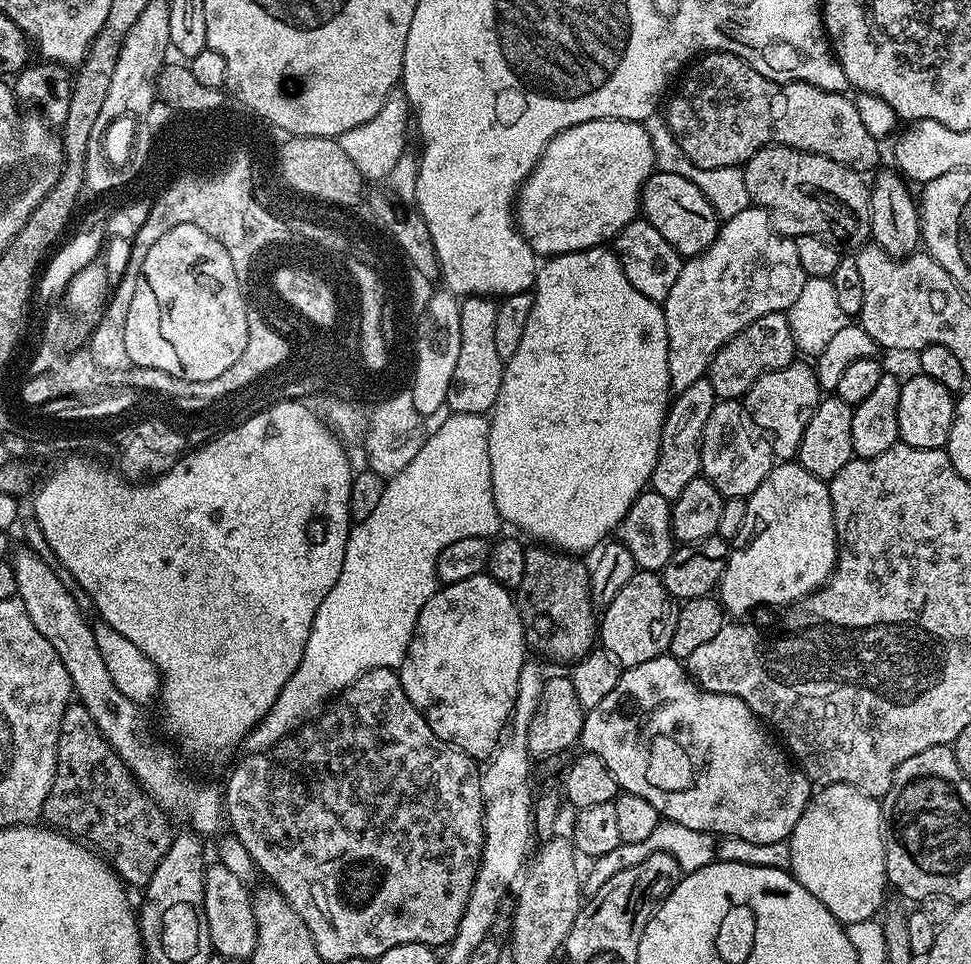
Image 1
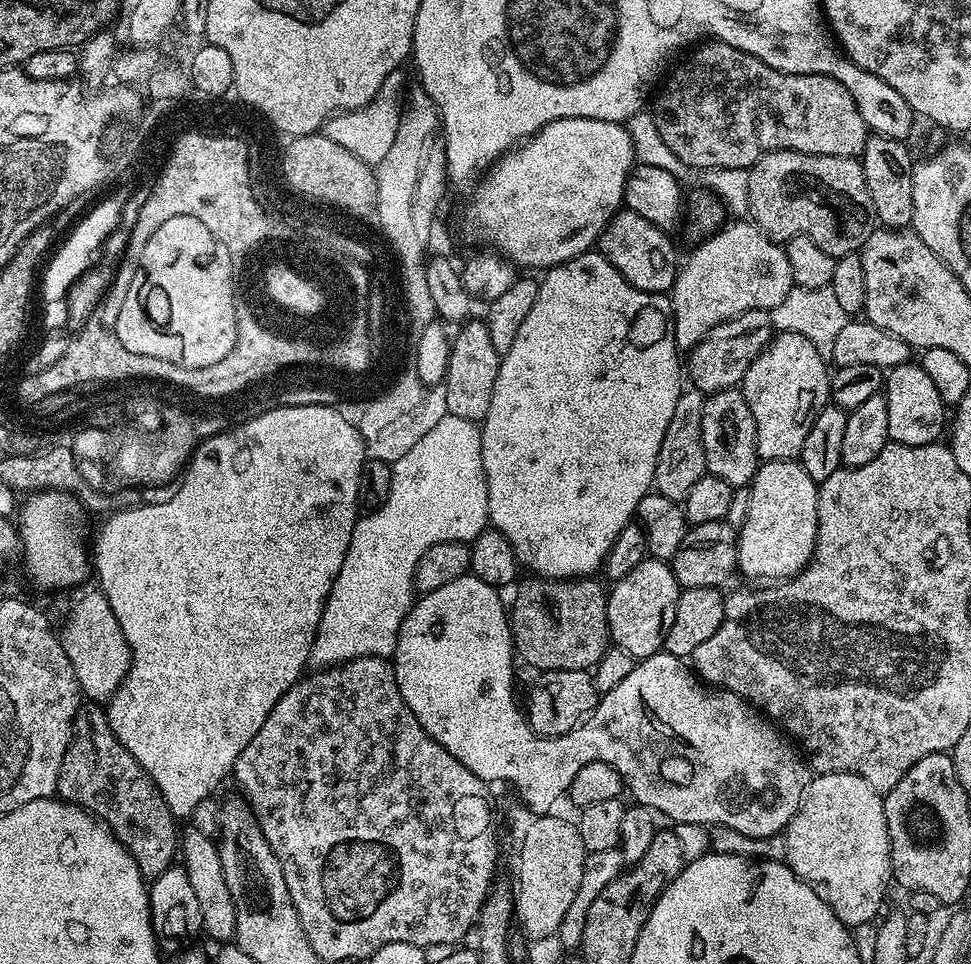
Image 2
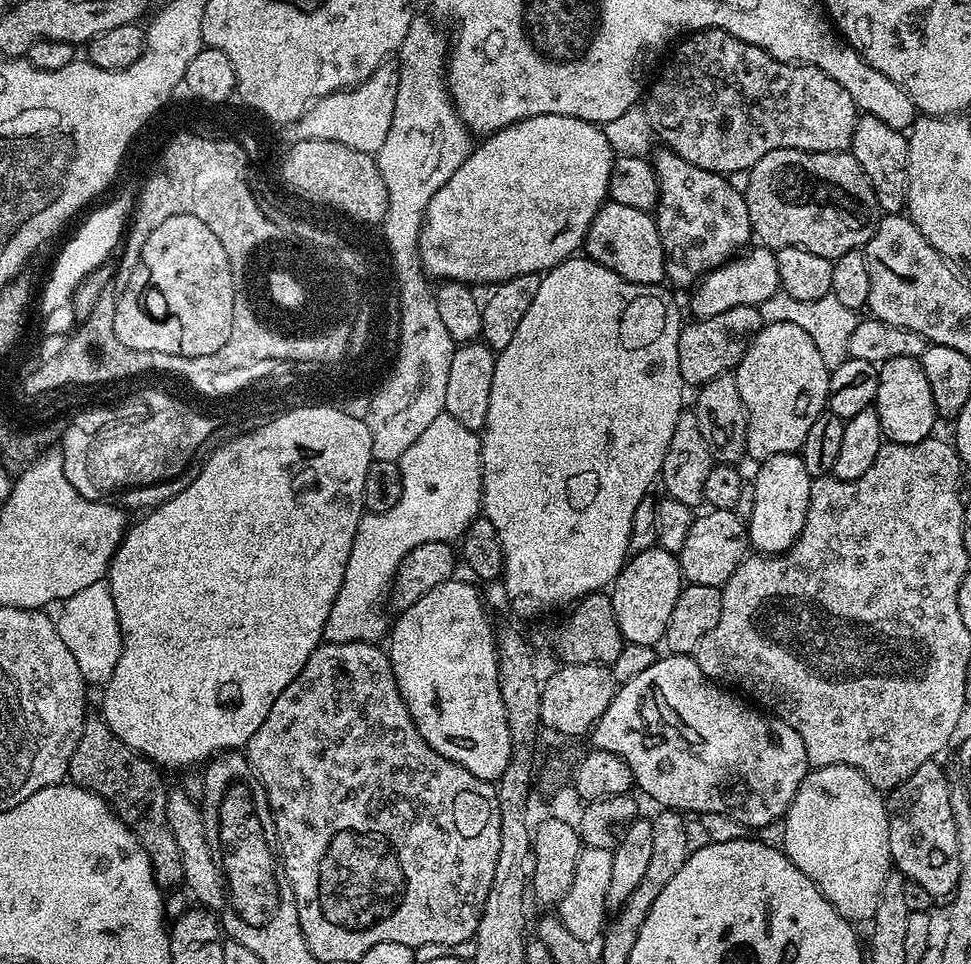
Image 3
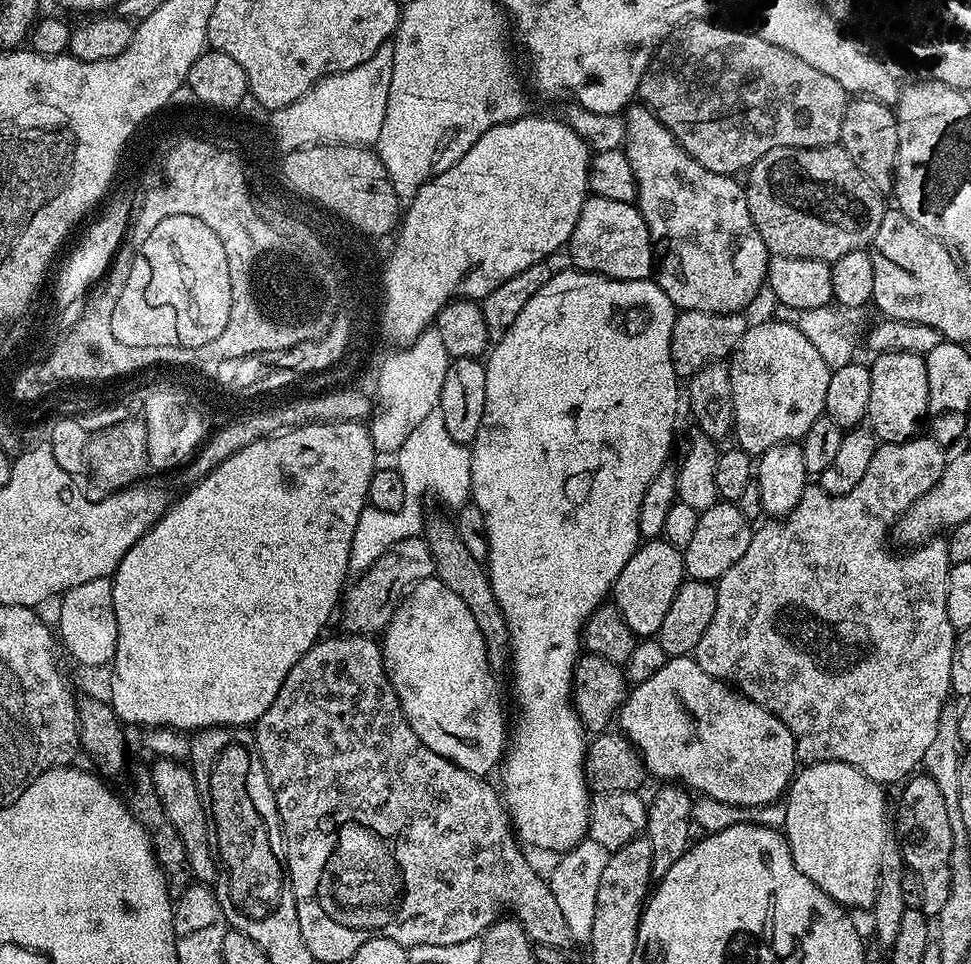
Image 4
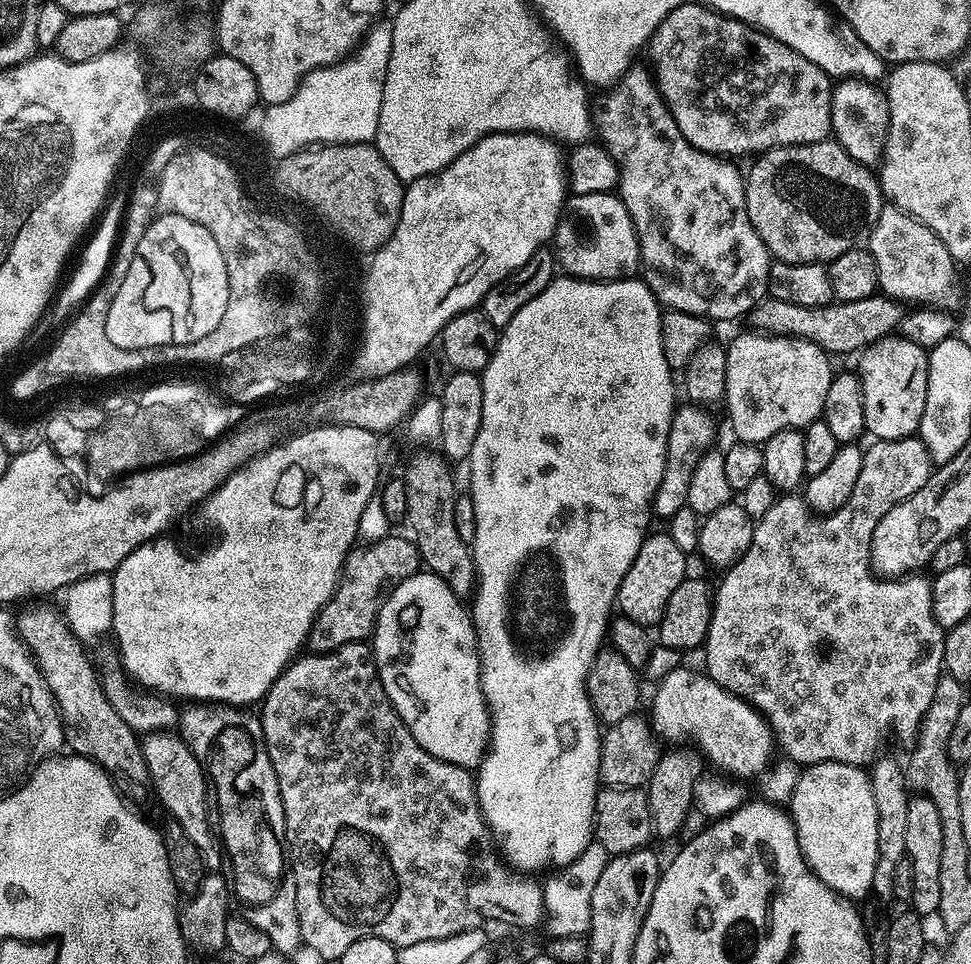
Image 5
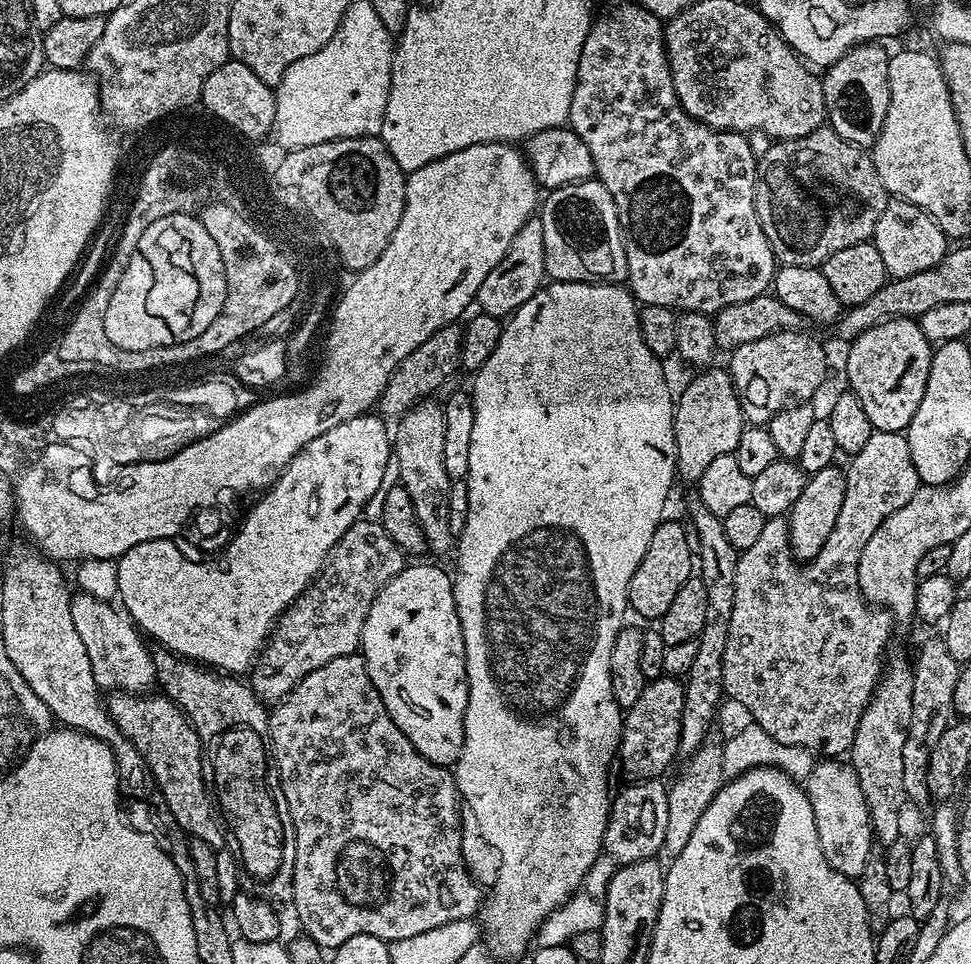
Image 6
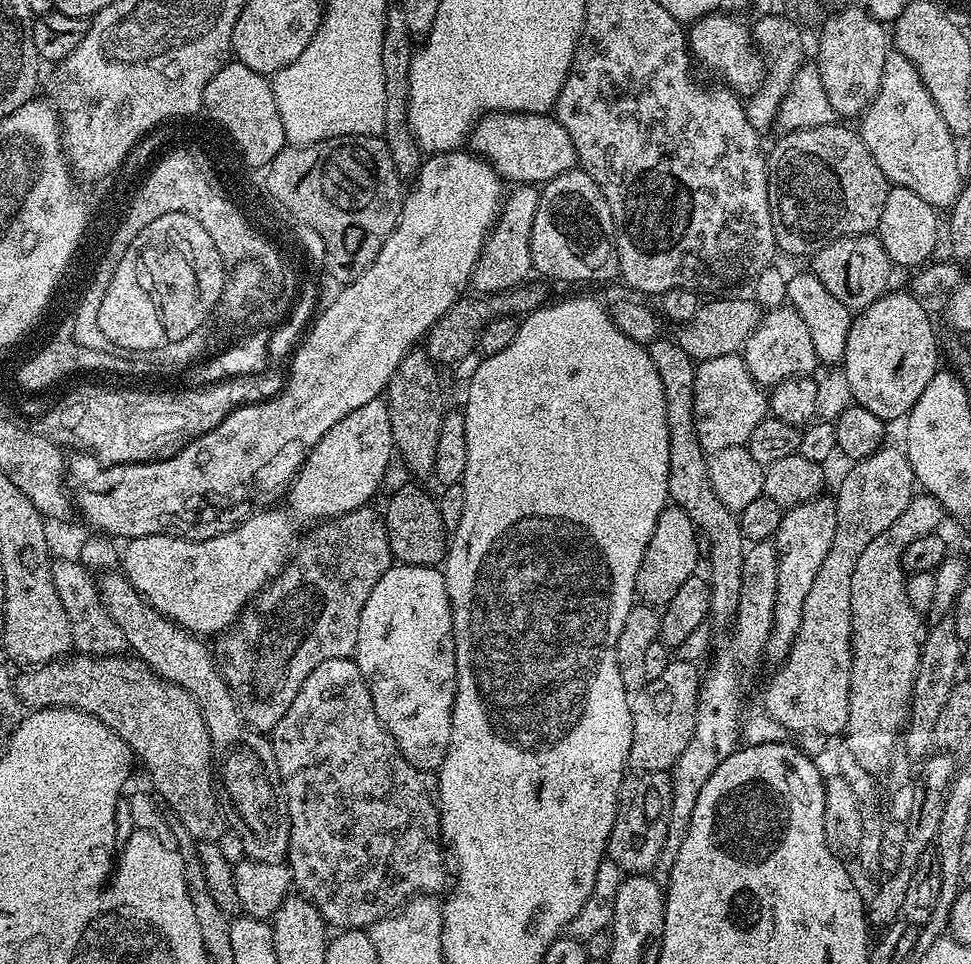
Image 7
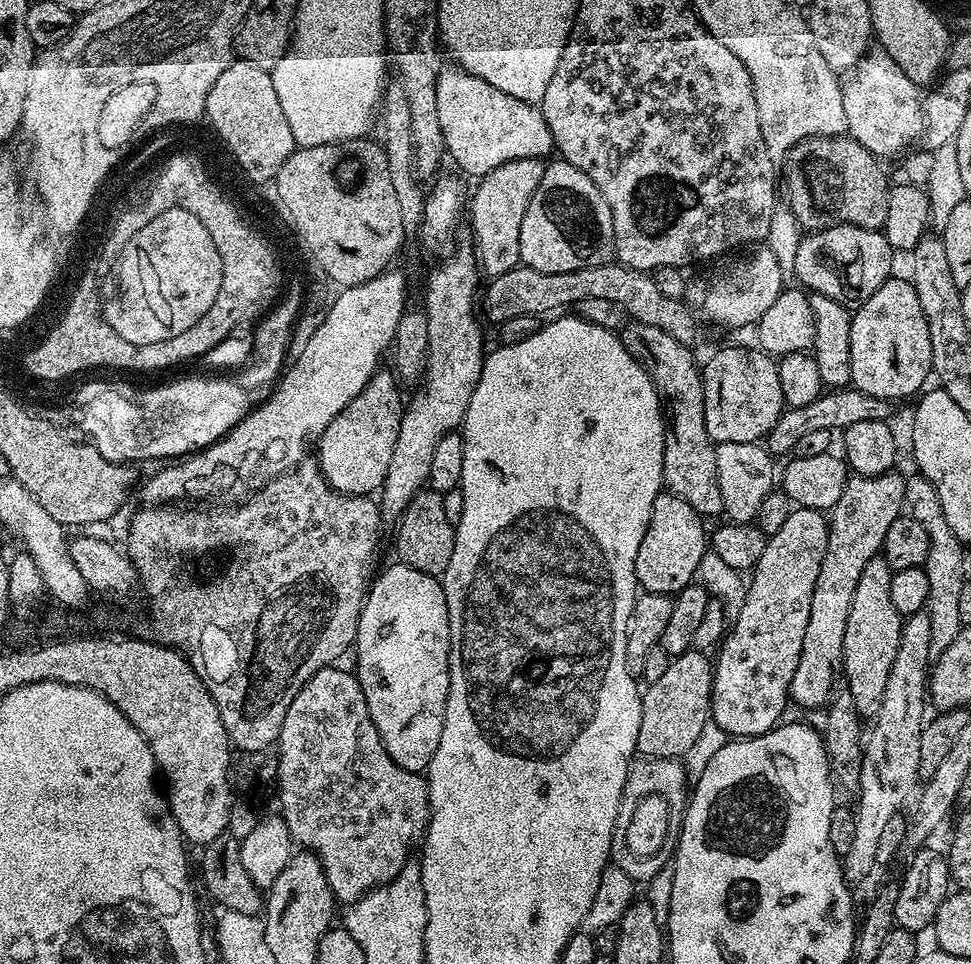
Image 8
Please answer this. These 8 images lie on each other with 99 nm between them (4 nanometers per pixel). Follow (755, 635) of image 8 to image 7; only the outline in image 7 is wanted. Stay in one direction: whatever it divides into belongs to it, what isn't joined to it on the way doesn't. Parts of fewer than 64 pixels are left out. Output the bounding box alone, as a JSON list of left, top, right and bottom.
[766,494,838,658]

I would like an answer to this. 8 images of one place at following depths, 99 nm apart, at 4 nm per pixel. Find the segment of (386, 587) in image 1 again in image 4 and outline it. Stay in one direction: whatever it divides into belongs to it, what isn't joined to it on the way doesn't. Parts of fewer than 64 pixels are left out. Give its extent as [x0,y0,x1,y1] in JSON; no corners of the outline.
[348,410,472,573]

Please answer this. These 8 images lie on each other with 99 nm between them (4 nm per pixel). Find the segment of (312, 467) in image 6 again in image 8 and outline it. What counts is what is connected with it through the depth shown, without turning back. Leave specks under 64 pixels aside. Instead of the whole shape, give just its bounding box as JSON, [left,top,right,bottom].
[318,370,406,496]

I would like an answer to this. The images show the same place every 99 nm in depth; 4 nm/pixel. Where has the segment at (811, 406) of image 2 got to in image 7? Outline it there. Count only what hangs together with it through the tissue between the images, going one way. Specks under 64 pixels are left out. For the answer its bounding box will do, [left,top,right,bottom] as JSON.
[742,306,818,386]

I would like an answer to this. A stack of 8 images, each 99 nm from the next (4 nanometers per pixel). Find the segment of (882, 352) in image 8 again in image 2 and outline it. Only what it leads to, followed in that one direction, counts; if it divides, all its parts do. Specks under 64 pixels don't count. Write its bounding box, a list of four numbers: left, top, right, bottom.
[884,363,946,446]

